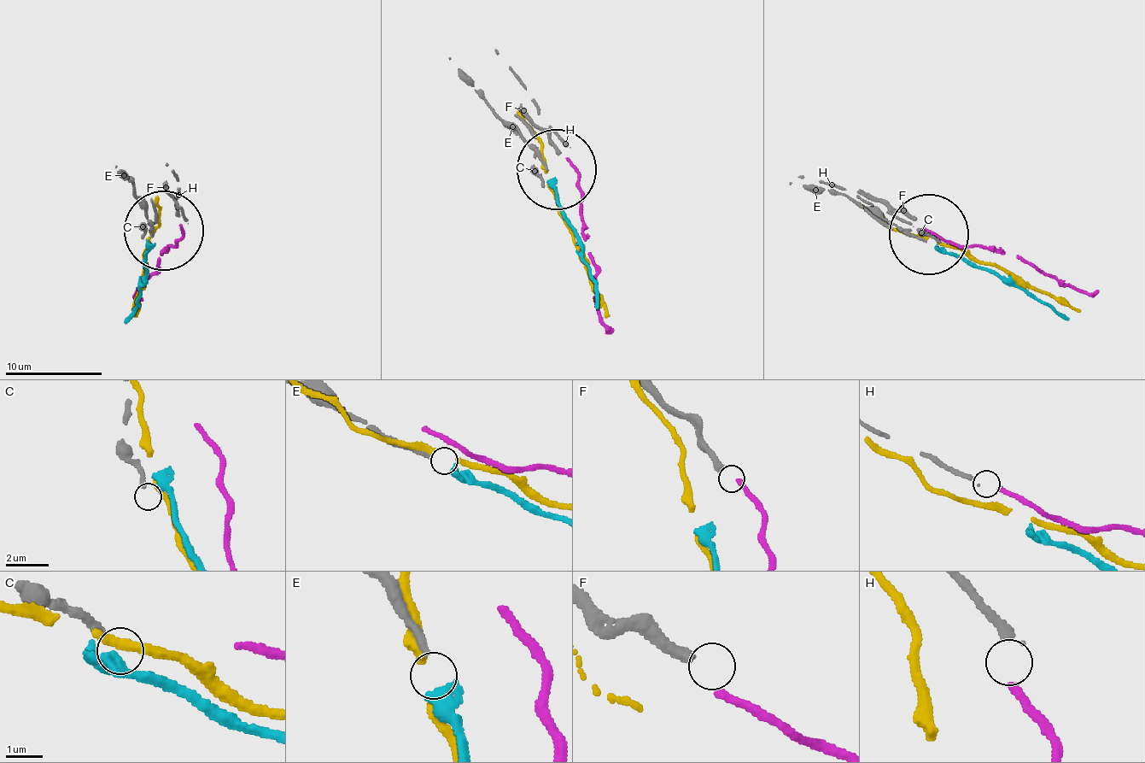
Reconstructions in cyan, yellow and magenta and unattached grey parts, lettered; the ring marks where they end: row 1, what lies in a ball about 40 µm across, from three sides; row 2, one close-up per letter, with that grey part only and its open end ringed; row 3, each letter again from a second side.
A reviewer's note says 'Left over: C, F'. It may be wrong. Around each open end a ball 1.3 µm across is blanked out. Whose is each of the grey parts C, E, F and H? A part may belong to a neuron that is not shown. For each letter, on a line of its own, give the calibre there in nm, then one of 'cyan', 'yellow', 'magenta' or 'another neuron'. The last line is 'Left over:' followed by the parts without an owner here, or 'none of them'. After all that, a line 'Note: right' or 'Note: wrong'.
C: 240 nm thick; another neuron
E: 200 nm thick; cyan
F: 320 nm thick; another neuron
H: 180 nm thick; magenta
Left over: C, F
Note: right

